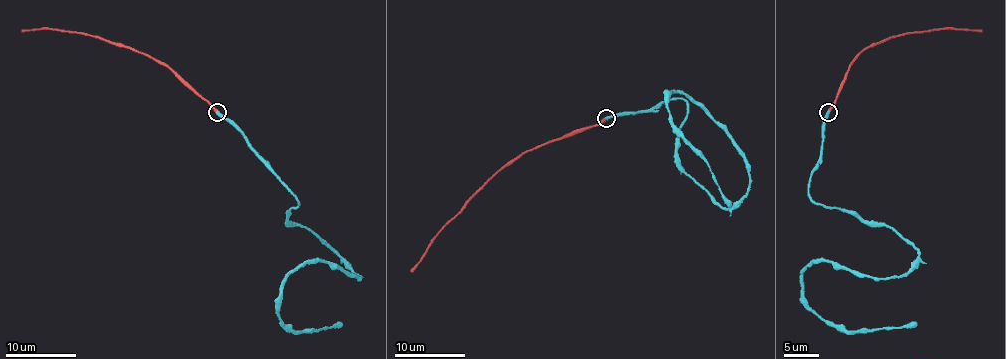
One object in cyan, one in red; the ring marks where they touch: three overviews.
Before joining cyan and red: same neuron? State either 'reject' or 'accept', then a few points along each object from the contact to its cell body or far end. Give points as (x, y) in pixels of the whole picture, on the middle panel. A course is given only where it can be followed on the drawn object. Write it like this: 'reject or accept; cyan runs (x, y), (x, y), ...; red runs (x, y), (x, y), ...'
accept; cyan runs (606, 118), (682, 99), (678, 164), (731, 208), (747, 159), (692, 102), (670, 94), (675, 131), (731, 206); red runs (605, 118), (512, 159), (435, 238), (424, 257), (410, 271)

